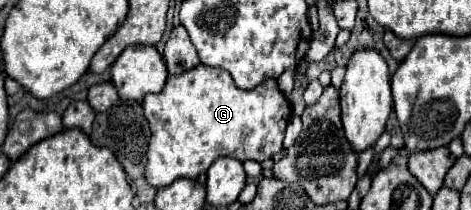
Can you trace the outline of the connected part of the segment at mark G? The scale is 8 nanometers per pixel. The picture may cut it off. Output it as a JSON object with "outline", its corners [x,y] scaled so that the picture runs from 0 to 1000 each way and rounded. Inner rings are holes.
{"outline":[[[420,310],[395,348],[361,357],[340,443],[314,443],[306,462],[301,519],[323,614],[323,652],[314,690],[310,862],[327,890],[348,890],[382,843],[416,852],[425,824],[437,824],[450,767],[463,748],[497,748],[505,767],[577,757],[577,738],[599,719],[603,624],[620,548],[616,490],[594,433],[586,376],[565,376],[544,424],[518,433],[501,414],[484,338],[442,310]]]}

